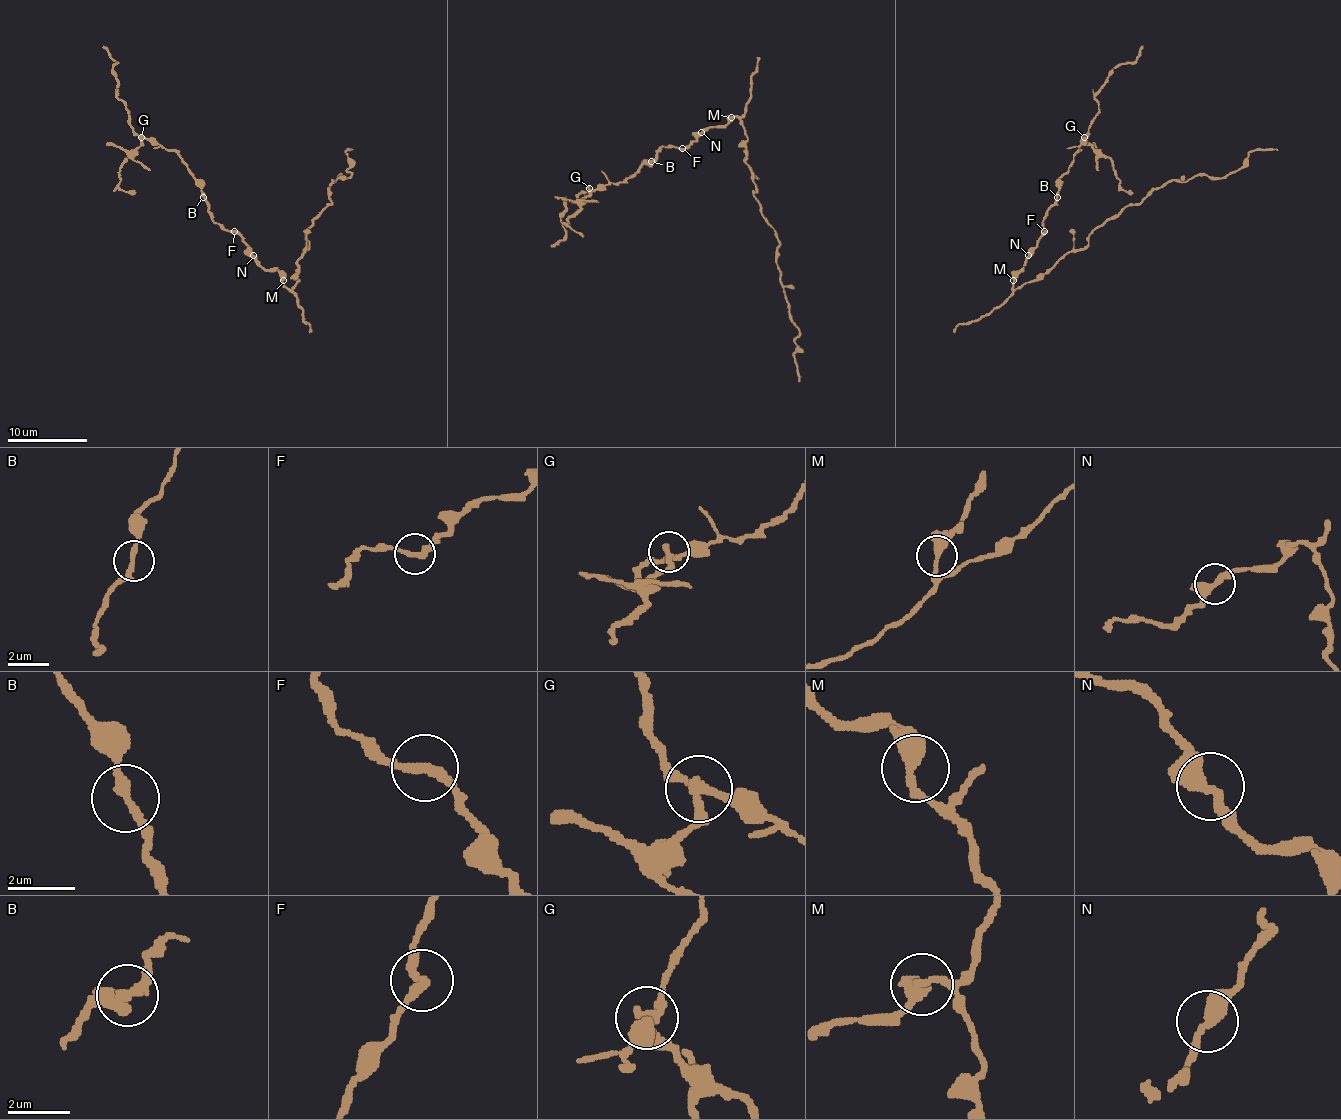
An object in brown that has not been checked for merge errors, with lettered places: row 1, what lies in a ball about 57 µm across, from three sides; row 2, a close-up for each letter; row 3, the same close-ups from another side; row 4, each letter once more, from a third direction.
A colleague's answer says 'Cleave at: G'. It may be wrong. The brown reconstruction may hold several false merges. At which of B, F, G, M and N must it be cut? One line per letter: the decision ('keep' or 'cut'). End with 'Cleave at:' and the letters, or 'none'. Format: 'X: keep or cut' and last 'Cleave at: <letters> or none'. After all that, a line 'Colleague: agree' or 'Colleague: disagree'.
B: keep
F: keep
G: cut
M: keep
N: keep
Cleave at: G
Colleague: agree

